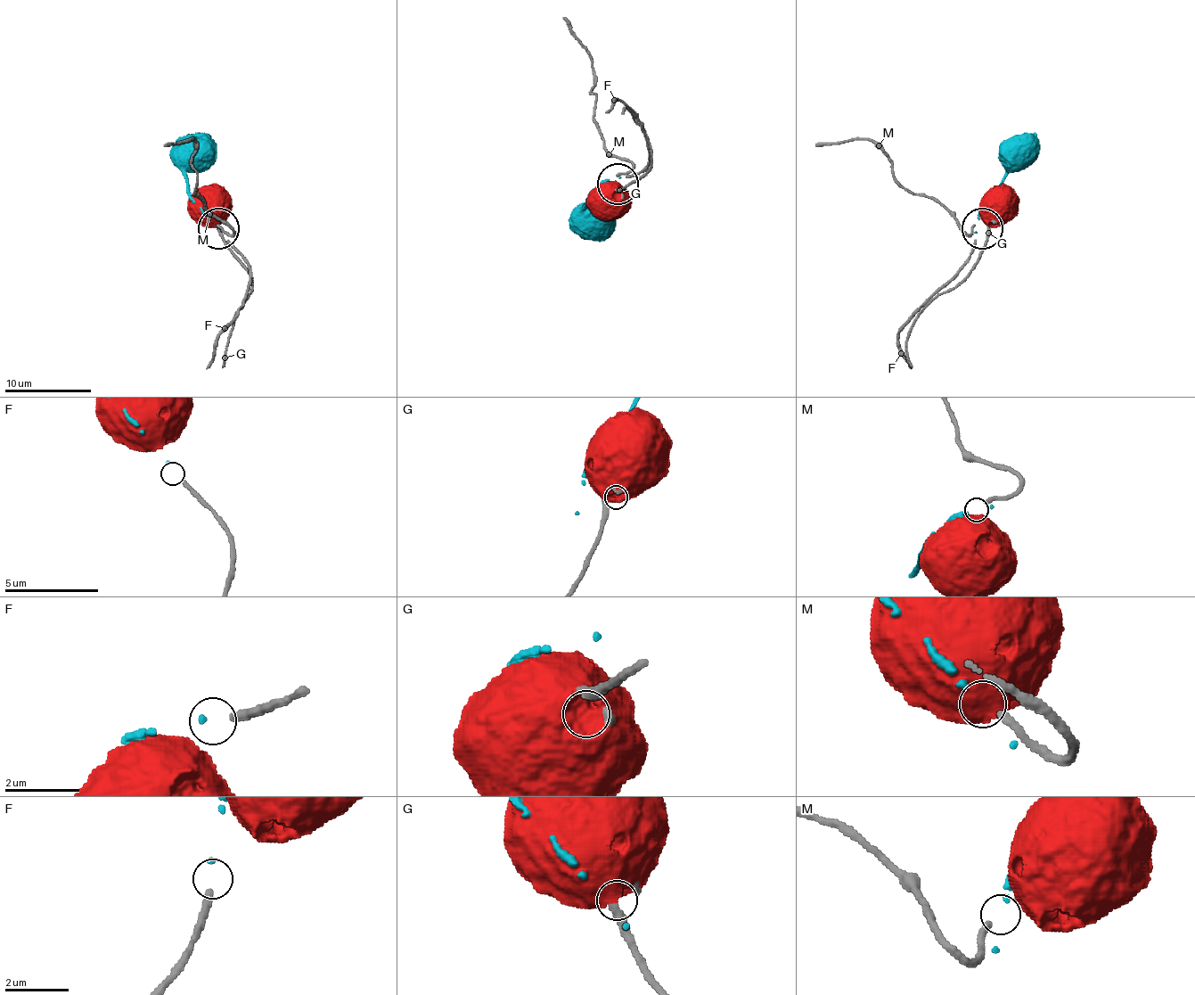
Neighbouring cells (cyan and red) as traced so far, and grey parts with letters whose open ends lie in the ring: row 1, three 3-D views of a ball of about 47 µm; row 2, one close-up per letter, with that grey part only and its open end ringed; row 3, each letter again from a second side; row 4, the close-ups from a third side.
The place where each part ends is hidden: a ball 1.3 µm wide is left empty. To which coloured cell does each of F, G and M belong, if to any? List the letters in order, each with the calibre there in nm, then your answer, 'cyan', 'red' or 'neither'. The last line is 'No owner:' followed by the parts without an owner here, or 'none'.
F: 240 nm thick; cyan
G: 150 nm thick; red
M: 200 nm thick; neither
No owner: M

